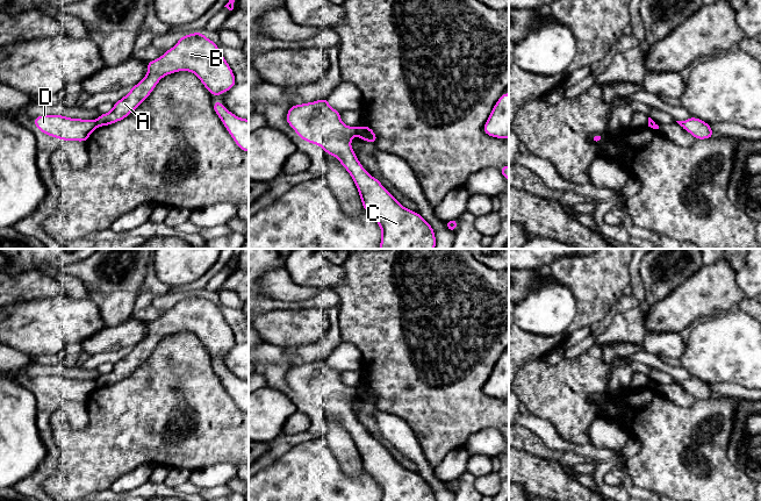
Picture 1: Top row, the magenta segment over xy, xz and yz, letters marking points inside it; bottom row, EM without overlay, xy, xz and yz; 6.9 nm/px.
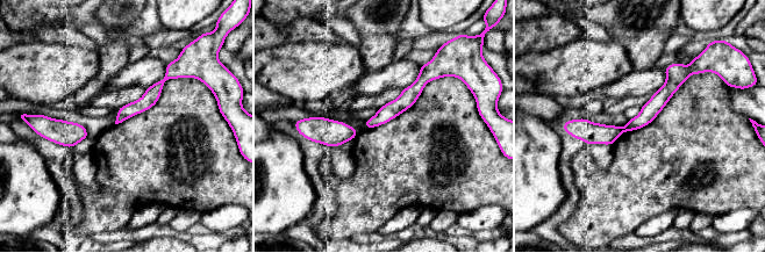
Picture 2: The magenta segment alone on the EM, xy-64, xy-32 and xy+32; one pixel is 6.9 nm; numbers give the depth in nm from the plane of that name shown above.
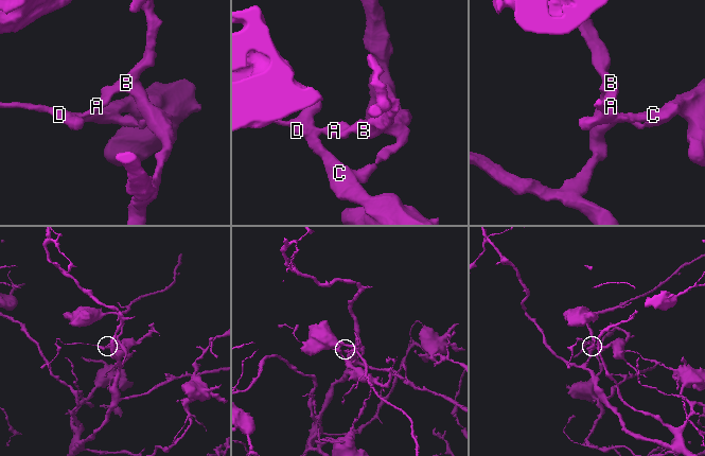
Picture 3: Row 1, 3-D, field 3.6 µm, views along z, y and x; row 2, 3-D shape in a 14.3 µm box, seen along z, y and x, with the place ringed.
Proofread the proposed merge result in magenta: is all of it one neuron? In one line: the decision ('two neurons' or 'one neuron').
two neurons

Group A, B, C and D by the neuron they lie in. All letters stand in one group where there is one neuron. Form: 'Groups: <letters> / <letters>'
Groups: A B / C D

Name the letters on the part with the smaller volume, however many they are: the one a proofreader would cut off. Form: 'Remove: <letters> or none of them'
Remove: C, D

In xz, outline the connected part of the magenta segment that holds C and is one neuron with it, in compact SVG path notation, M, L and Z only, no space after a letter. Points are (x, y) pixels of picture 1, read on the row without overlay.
M328 358L289 367L286 381L300 399L320 406L328 415L335 416L351 435L362 467L381 488L381 501L436 501L433 488L425 479L403 467L376 438L362 428L350 405L357 396L357 388L340 381L340 373L328 364Z

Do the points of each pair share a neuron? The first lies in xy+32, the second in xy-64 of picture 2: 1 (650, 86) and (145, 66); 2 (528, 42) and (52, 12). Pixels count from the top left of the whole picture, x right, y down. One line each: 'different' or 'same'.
1: same
2: different

